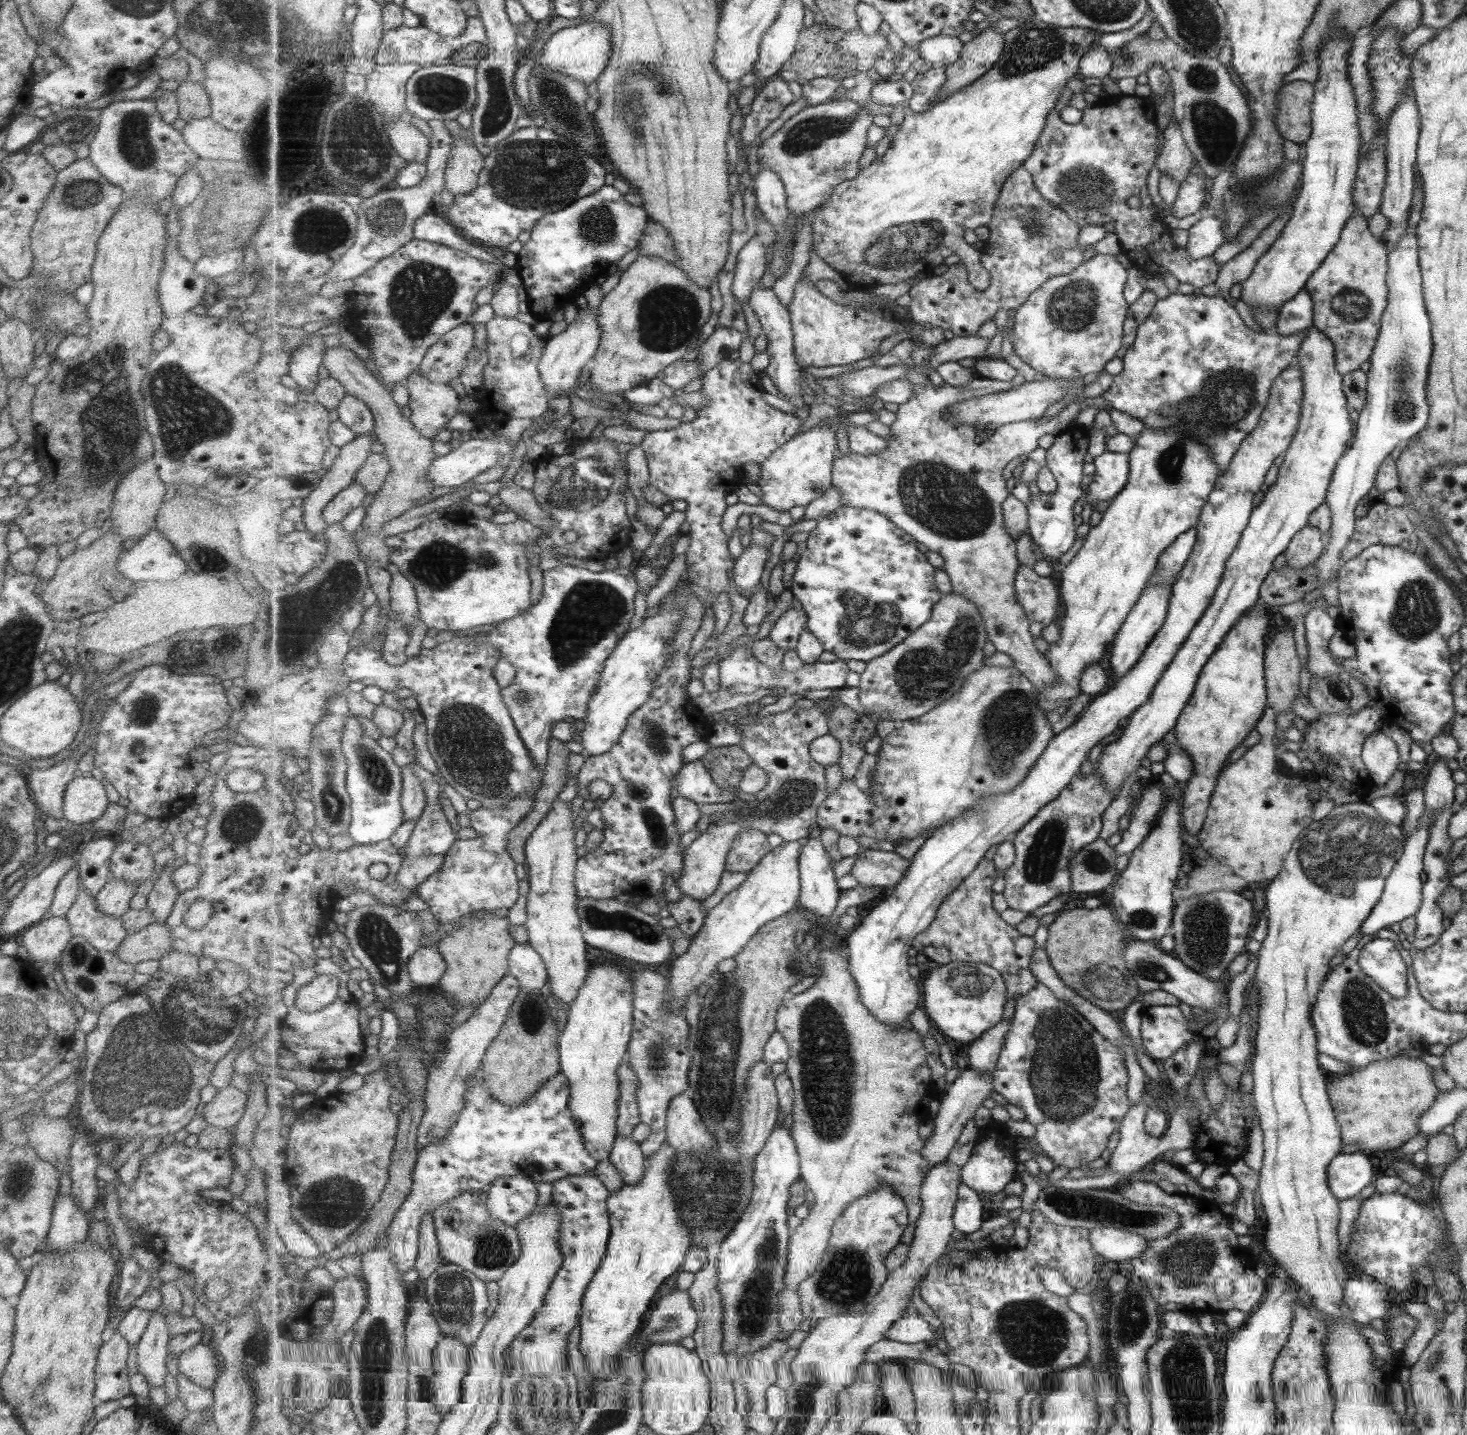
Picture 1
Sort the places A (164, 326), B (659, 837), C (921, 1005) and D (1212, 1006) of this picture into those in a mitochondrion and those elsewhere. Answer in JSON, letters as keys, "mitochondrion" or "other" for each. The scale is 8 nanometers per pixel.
{"A":"other","B":"mitochondrion","C":"other","D":"other"}

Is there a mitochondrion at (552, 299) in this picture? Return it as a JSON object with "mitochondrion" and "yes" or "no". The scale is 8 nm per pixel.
{"mitochondrion":"no"}

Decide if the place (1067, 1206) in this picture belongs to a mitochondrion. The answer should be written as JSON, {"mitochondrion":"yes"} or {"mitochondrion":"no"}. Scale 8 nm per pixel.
{"mitochondrion":"yes"}

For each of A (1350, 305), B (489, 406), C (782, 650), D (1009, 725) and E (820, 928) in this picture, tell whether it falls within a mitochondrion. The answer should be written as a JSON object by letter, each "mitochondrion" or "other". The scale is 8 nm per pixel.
{"A":"mitochondrion","B":"other","C":"other","D":"mitochondrion","E":"other"}

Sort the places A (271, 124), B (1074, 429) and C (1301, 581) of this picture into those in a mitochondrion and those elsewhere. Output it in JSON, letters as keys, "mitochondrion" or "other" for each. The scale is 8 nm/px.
{"A":"mitochondrion","B":"other","C":"other"}

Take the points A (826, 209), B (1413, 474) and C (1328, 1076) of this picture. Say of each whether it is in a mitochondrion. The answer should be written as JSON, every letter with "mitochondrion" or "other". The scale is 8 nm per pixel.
{"A":"other","B":"other","C":"other"}

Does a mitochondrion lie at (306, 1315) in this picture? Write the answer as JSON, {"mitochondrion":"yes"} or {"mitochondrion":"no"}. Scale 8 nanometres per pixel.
{"mitochondrion":"no"}

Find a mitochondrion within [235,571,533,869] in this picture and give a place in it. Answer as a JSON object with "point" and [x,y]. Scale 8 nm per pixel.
{"point":[469,744]}

